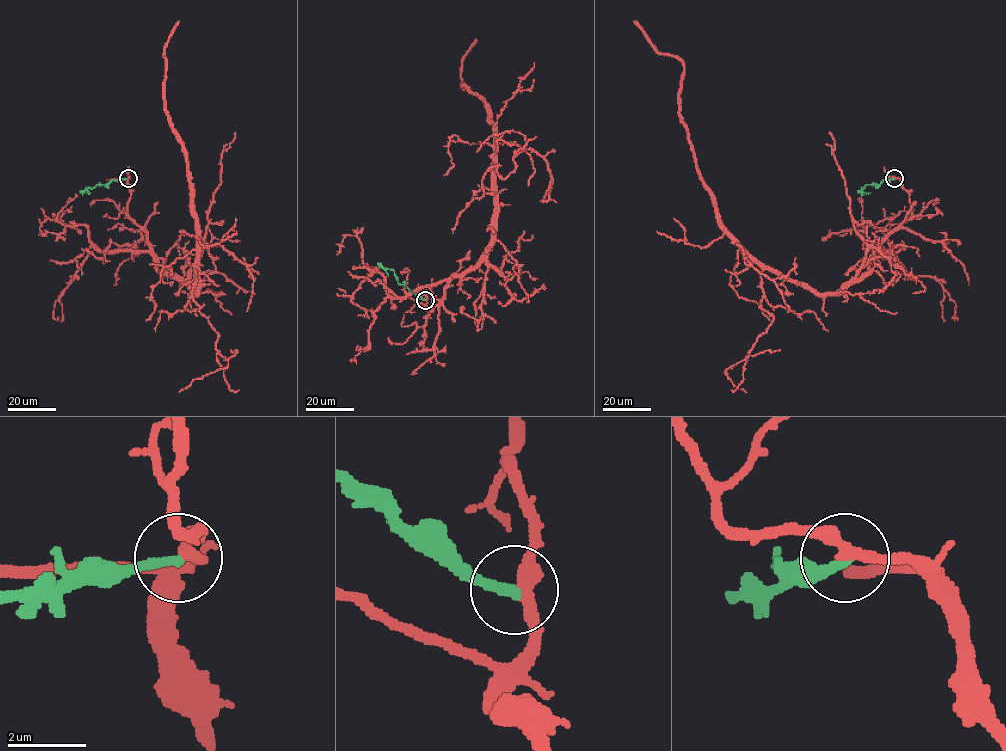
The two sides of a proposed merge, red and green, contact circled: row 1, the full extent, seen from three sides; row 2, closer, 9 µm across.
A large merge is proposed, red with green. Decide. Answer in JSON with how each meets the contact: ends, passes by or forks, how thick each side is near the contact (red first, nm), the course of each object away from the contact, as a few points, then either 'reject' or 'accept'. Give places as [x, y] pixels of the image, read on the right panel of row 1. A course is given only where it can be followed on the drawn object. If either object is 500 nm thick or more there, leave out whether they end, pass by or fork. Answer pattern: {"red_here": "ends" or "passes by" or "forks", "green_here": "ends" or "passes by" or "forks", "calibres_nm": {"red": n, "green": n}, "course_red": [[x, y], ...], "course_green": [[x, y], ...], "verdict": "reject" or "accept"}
{"red_here": "passes by", "green_here": "ends", "calibres_nm": {"red": 360, "green": 240}, "course_red": [[894, 178], [912, 215], [863, 278], [817, 294], [763, 265], [698, 167], [683, 63], [633, 20]], "course_green": [[894, 178], [877, 185], [866, 185], [863, 189], [870, 193]], "verdict": "reject"}

